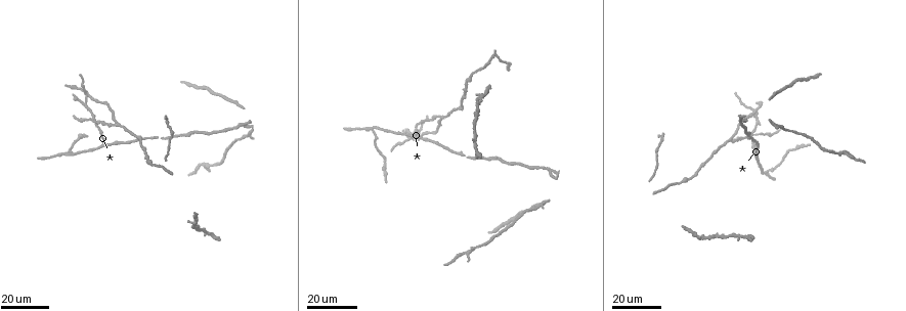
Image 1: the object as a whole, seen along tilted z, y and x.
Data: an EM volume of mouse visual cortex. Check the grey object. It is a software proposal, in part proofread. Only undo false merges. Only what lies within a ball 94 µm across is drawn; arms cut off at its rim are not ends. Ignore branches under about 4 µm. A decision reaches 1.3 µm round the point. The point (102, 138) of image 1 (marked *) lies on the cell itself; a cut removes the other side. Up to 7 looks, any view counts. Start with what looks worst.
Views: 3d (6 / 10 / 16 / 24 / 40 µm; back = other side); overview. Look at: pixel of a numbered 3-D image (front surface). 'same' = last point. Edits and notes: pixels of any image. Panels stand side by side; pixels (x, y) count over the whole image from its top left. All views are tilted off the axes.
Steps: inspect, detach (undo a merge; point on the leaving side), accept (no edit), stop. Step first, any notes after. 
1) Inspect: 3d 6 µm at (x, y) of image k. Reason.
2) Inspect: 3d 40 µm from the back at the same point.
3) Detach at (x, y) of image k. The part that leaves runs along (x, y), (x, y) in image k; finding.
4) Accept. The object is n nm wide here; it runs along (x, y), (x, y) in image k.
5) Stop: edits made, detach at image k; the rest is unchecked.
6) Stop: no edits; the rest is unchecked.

Inspect: 3d 24 µm at (757, 120) of image 1. Thin arm on a thick one.

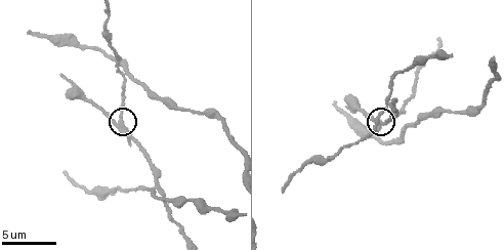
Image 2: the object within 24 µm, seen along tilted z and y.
Inspect: 3d 10 µm at (115, 120) of image 2.

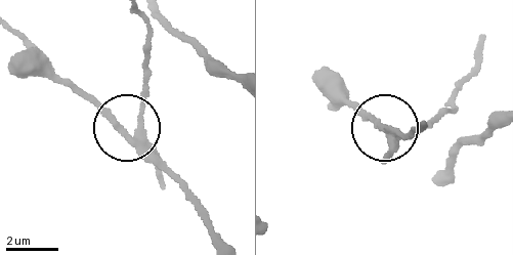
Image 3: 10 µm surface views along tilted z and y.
Accept. 3 arms meet here; it runs along (426, 126), (392, 137), (361, 107) in image 3; one cell here.

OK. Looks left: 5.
Inspect: 3d 6 µm at (390, 94) of image 2.

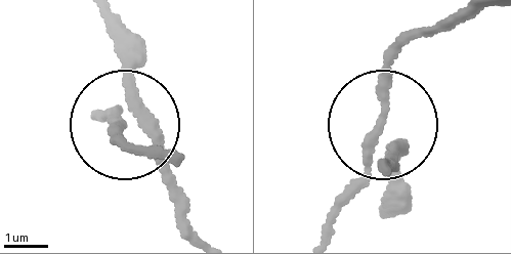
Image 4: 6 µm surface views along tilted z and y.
Accept. The side arm is 26 µm long; it runs along (393, 164), (381, 131), (413, 209) in image 4; one cell here.

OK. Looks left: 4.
Inspect: 3d 24 µm at (441, 116) of image 1. Two arms in line, one across.

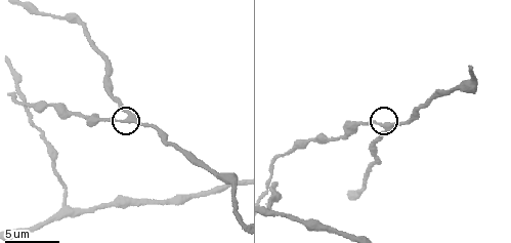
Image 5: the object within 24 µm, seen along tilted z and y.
Inspect: 3d 6 µm at (390, 131) of image 5. Closer look.

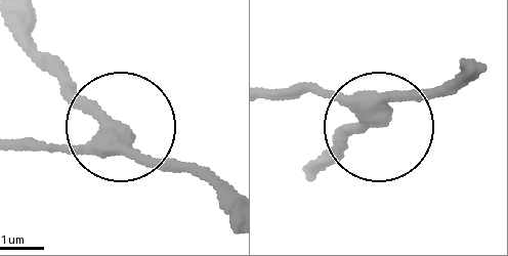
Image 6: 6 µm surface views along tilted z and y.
Accept. The object is 320 nm wide here; it runs along (13, 147), (76, 144), (110, 128), (44, 57) in image 6; all the same cell.

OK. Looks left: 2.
Stop: no edits; the rest is unchecked.

